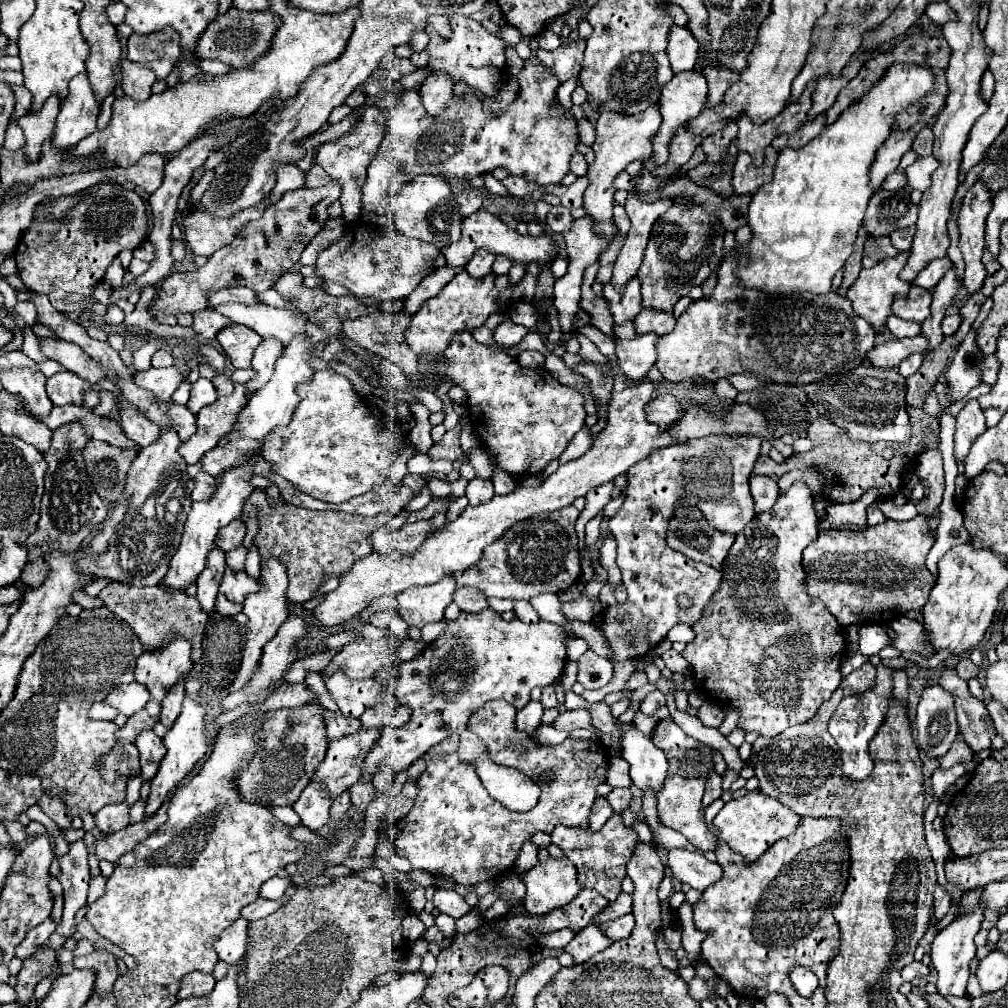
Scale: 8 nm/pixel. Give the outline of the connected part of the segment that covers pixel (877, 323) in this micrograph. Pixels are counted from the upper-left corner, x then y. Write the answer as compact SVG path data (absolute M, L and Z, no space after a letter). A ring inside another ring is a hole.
M898 252L898 256L894 256L894 258L884 258L884 260L880 260L874 268L862 268L858 280L848 288L848 294L846 294L846 296L850 298L854 312L856 312L858 316L862 316L864 320L868 320L868 322L874 326L876 332L884 328L886 318L892 314L890 306L892 306L894 296L896 296L896 294L906 296L908 290L910 290L910 286L912 286L912 284L900 280L900 276L898 276L900 270L904 268L908 256L910 256L910 252Z

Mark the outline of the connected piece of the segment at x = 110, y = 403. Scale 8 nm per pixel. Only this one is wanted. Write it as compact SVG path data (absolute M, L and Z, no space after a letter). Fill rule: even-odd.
M100 390L100 404L92 408L92 412L96 412L96 416L116 416L116 394L112 390Z

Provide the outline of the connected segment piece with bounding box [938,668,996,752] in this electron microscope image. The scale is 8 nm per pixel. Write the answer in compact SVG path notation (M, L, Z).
M944 668L938 678L938 684L944 690L952 692L954 702L956 702L959 731L964 734L968 746L974 752L990 748L992 738L996 736L994 724L992 724L992 718L990 718L984 702L976 700L968 692L968 682L962 680L954 668Z

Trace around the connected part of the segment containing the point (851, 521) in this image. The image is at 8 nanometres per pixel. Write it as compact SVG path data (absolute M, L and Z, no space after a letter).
M872 488L872 492L866 492L858 502L852 504L830 504L826 508L828 518L826 522L820 524L820 528L838 528L838 526L854 526L854 528L864 528L866 526L866 518L864 518L864 510L870 504L880 502L882 496L880 492L876 492L876 488Z

